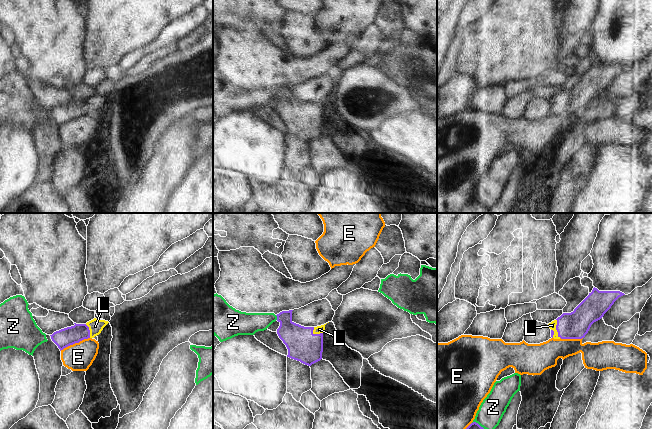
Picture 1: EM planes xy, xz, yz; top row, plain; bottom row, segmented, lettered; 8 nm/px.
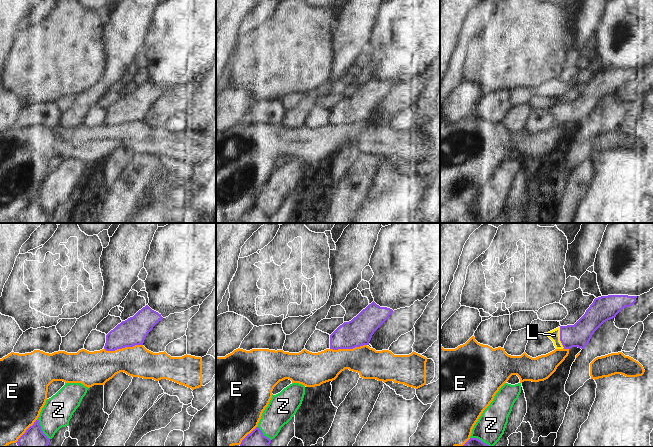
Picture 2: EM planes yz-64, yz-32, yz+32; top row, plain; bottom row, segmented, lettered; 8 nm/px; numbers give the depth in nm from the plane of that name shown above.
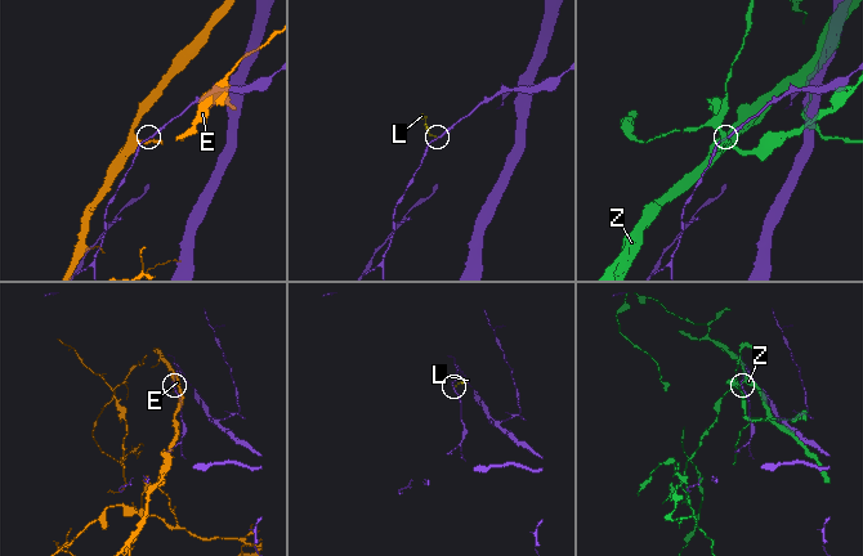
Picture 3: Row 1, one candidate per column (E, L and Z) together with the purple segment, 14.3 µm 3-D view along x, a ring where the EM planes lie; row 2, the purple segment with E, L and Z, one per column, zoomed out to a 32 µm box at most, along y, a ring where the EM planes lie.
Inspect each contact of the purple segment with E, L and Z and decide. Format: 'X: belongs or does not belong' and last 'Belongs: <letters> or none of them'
E: does not belong
L: belongs
Z: does not belong
Belongs: L

